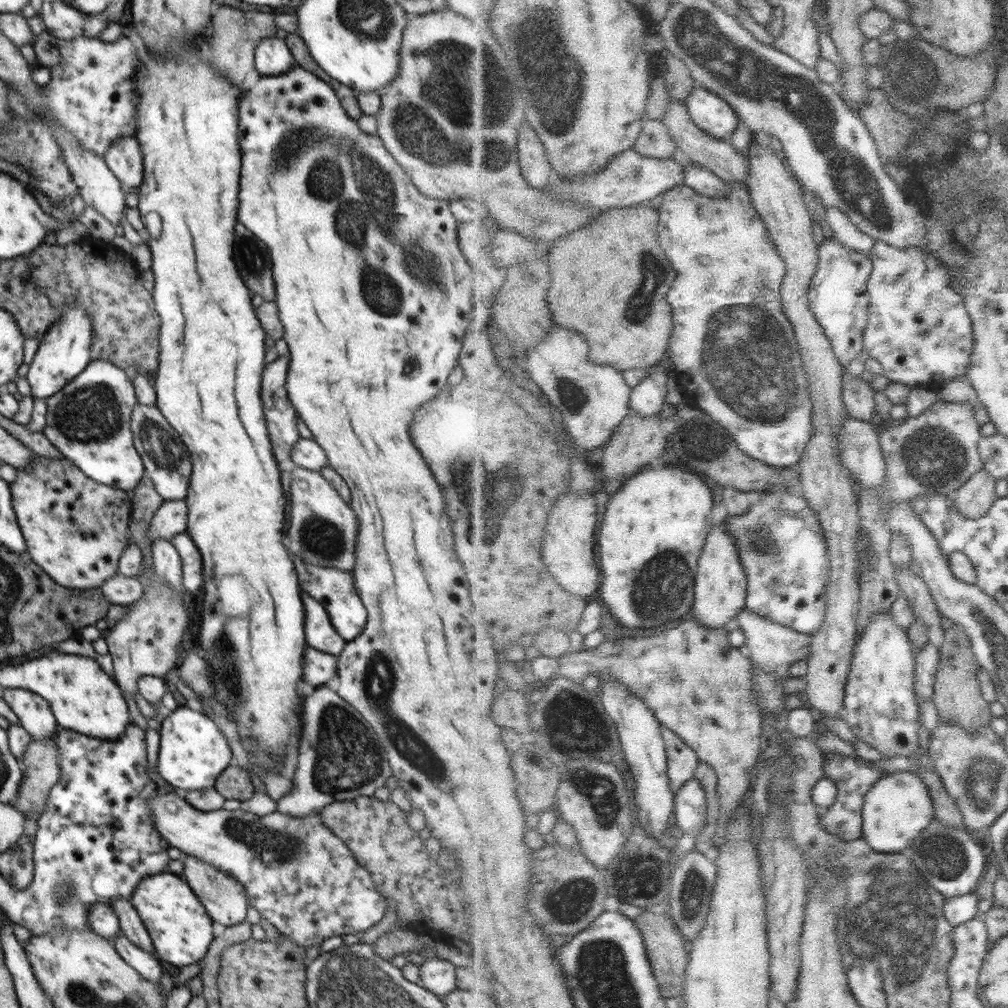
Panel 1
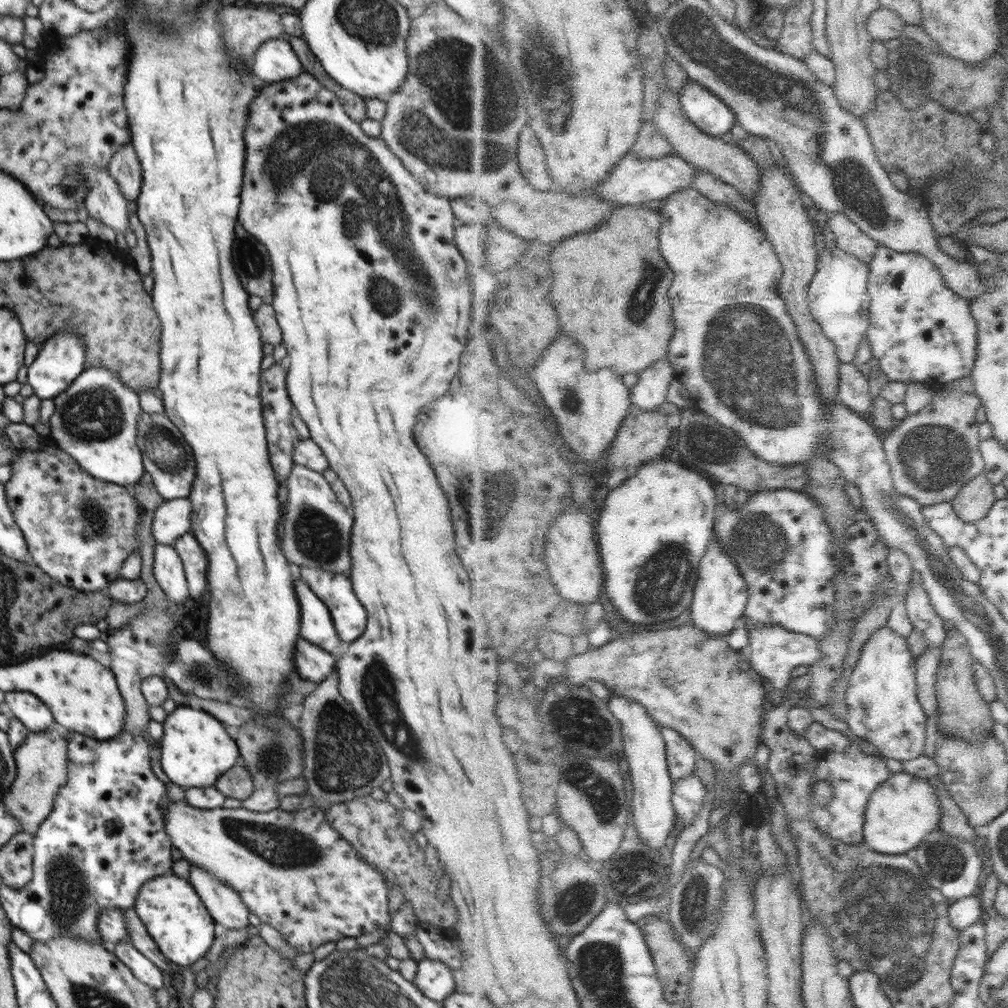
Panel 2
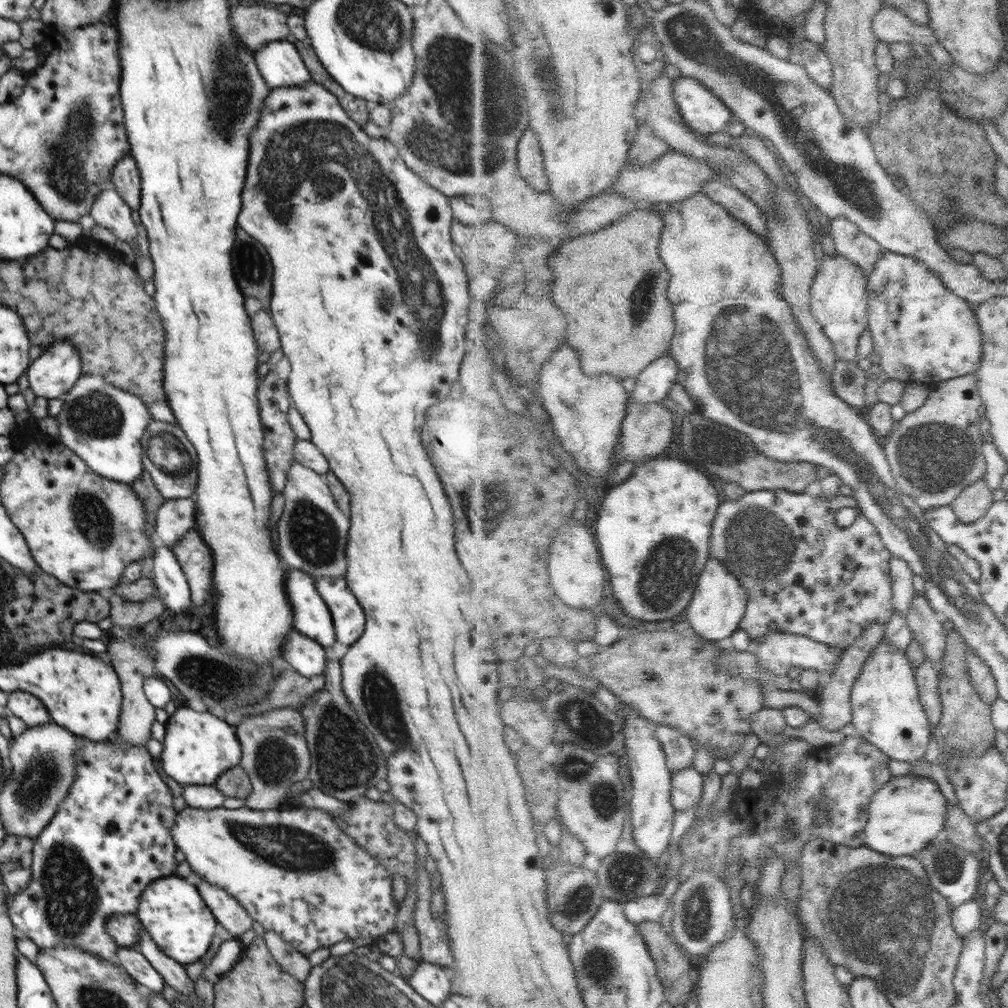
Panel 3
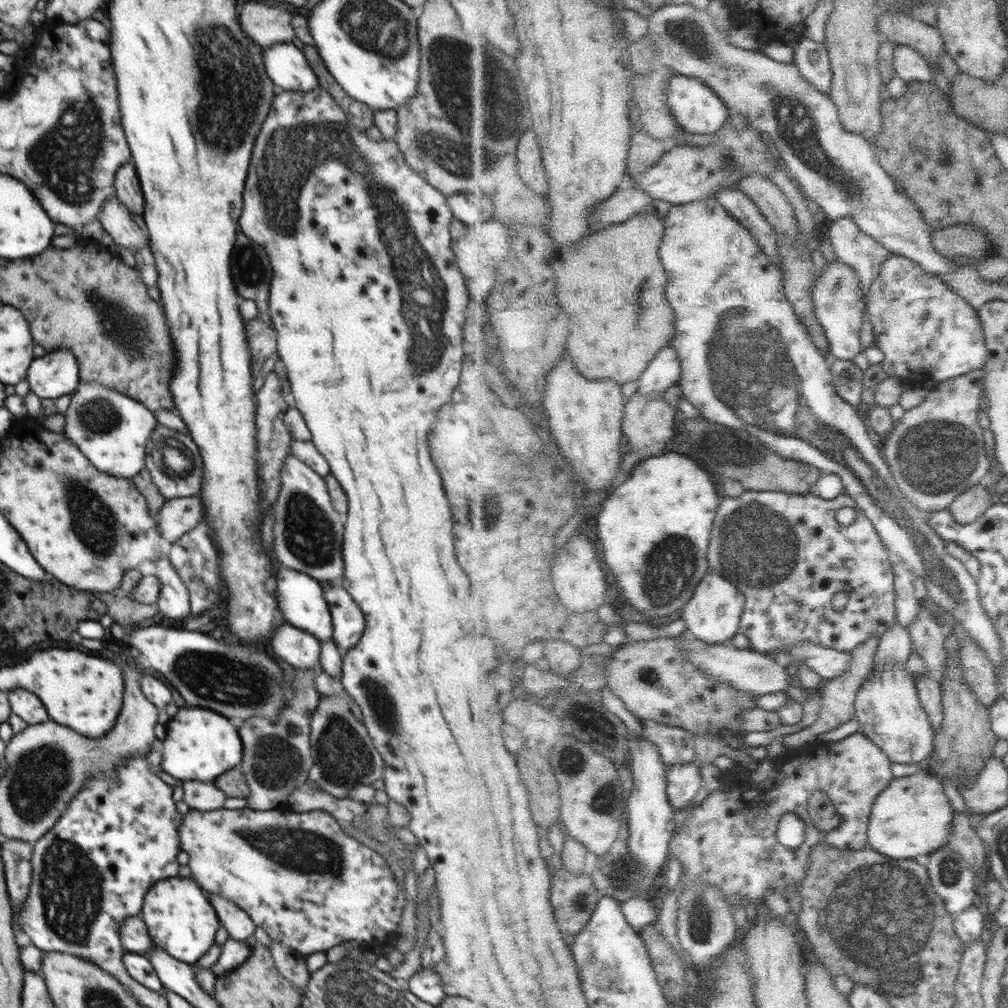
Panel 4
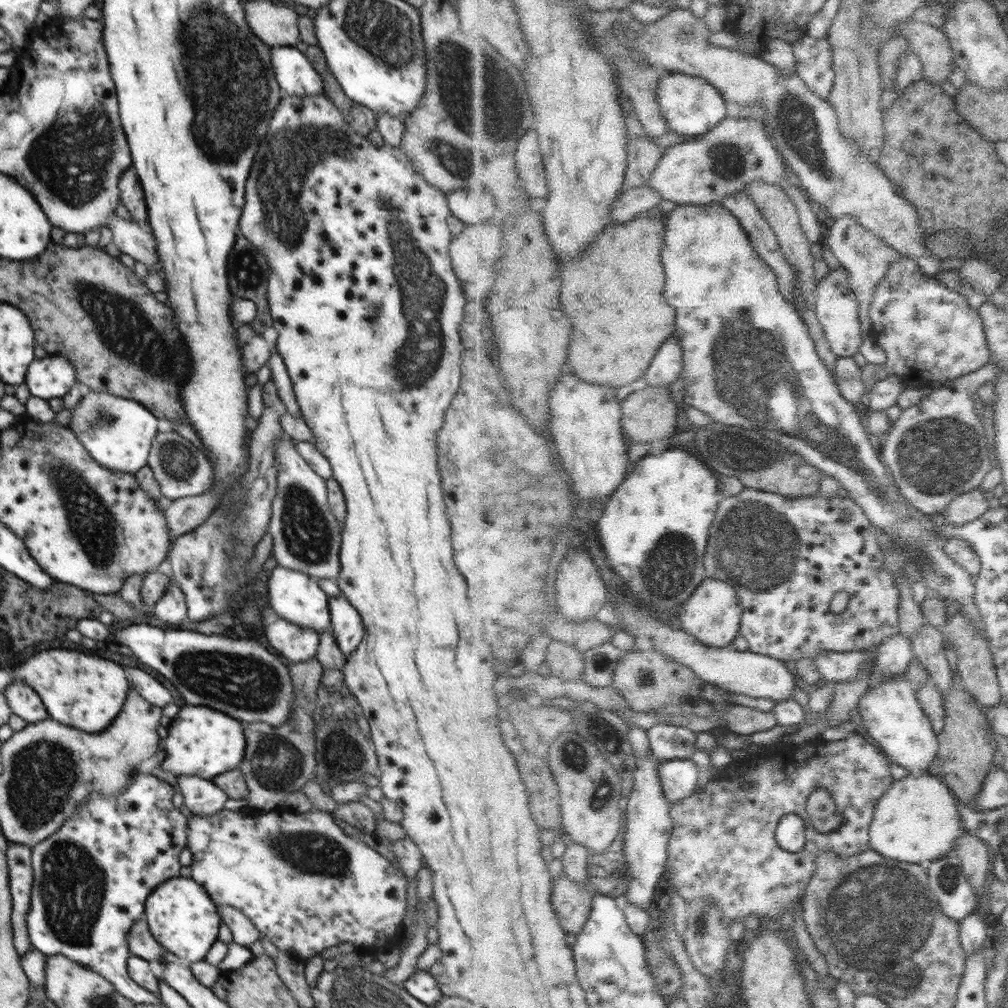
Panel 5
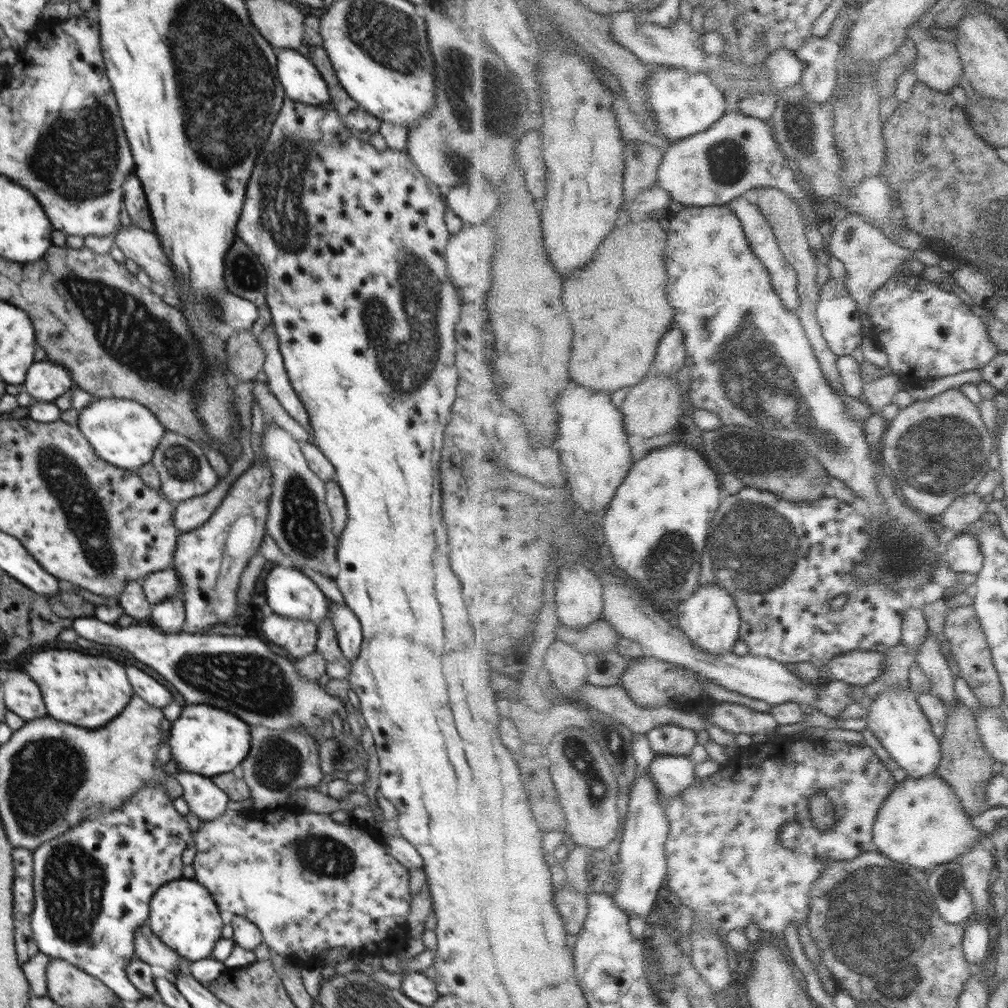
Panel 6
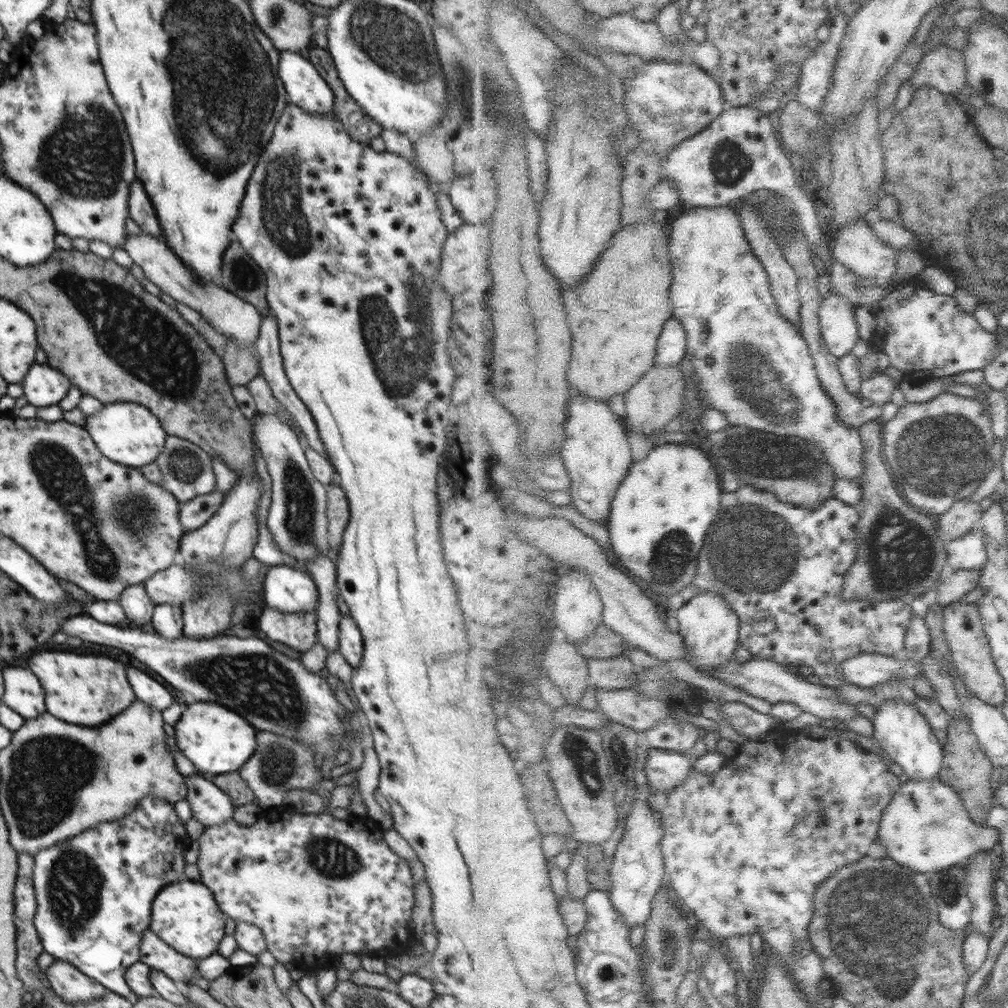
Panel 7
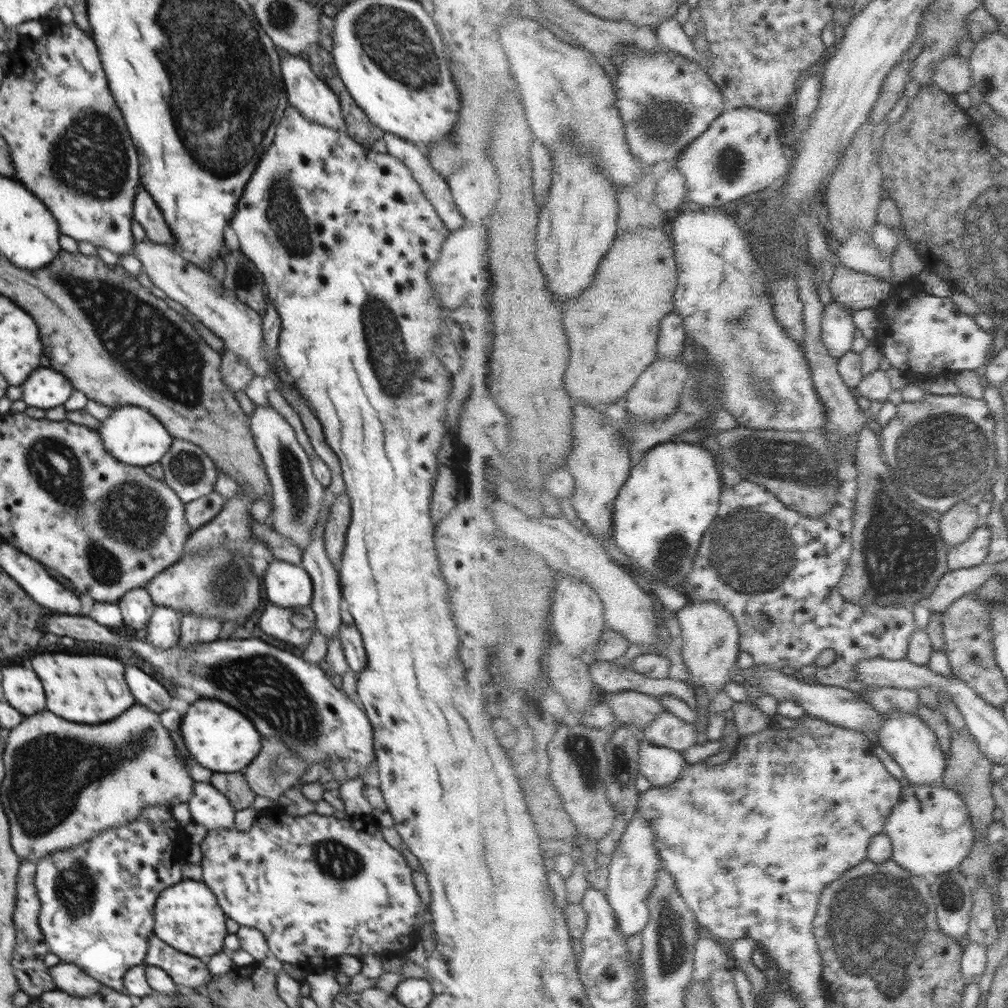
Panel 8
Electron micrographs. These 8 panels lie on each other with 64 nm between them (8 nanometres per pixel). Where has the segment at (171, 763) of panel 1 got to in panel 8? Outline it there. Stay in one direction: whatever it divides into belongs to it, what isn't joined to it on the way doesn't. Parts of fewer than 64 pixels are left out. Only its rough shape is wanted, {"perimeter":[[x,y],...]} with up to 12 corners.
{"perimeter":[[216,699],[190,704],[180,734],[213,773],[242,772],[262,746],[256,726]]}

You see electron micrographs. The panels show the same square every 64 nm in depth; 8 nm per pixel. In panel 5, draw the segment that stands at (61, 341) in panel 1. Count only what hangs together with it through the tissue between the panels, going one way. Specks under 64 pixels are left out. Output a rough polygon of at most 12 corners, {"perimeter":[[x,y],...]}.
{"perimeter":[[34,359],[25,381],[31,396],[62,398],[76,384],[70,359]]}

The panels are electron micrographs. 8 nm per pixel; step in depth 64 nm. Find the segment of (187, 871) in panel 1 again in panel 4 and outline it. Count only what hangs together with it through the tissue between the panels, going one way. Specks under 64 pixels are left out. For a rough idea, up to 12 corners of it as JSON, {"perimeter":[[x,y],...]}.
{"perimeter":[[208,893],[220,926],[244,943],[256,926],[242,908]]}

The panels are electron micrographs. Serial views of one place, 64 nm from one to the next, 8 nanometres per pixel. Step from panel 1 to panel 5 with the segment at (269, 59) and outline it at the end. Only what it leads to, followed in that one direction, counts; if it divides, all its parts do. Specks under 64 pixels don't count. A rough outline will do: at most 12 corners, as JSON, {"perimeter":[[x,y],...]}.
{"perimeter":[[292,46],[272,47],[270,64],[286,94],[324,93],[308,57]]}

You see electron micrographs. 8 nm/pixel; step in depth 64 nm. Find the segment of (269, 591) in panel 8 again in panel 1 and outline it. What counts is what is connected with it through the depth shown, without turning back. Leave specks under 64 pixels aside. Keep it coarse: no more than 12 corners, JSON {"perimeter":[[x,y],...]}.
{"perimeter":[[308,592],[304,601],[307,644],[337,657],[347,642],[326,608]]}

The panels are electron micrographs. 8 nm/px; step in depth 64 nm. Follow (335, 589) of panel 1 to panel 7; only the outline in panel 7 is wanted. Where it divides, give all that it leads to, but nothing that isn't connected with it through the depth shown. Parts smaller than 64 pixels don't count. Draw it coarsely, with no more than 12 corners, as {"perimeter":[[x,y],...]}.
{"perimeter":[[350,615],[338,621],[339,651],[356,669],[364,655],[363,638]]}

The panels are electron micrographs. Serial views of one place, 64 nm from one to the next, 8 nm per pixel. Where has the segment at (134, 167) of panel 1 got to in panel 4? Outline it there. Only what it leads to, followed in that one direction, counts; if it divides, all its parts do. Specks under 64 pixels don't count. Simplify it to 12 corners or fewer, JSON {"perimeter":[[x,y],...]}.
{"perimeter":[[124,163],[114,185],[118,200],[144,214],[144,196],[134,163]]}

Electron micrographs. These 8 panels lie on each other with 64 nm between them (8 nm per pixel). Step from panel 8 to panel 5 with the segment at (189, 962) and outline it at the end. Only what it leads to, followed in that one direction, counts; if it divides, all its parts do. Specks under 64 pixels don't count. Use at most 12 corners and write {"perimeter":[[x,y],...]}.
{"perimeter":[[144,918],[127,933],[132,955],[162,962],[166,950],[152,937]]}

